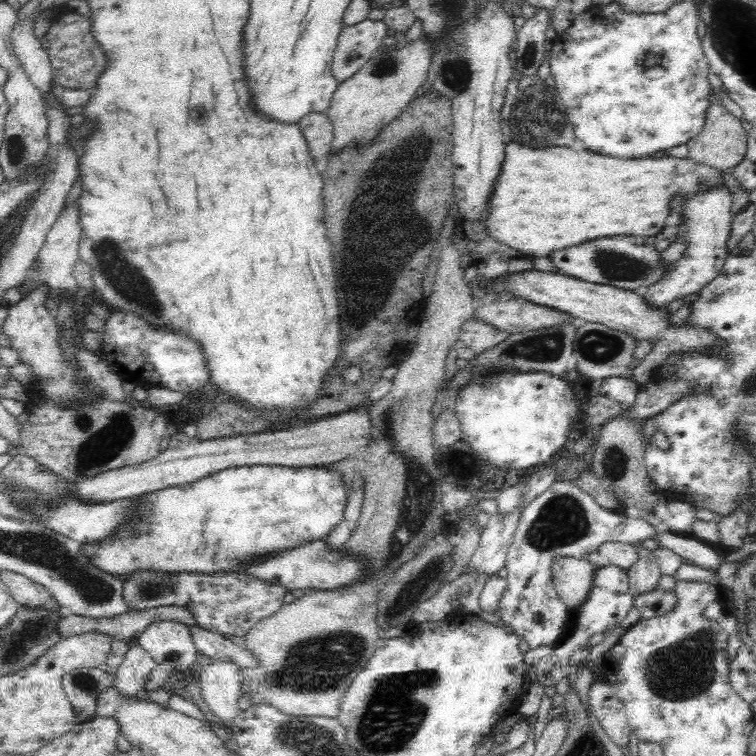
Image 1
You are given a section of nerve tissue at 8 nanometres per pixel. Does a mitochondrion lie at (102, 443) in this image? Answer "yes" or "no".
yes

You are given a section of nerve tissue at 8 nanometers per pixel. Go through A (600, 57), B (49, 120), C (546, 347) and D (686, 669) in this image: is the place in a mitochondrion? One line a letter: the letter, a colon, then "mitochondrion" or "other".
A: other
B: other
C: mitochondrion
D: mitochondrion

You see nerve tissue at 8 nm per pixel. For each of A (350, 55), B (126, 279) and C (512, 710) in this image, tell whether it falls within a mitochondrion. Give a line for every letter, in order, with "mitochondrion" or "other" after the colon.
A: mitochondrion
B: mitochondrion
C: other

